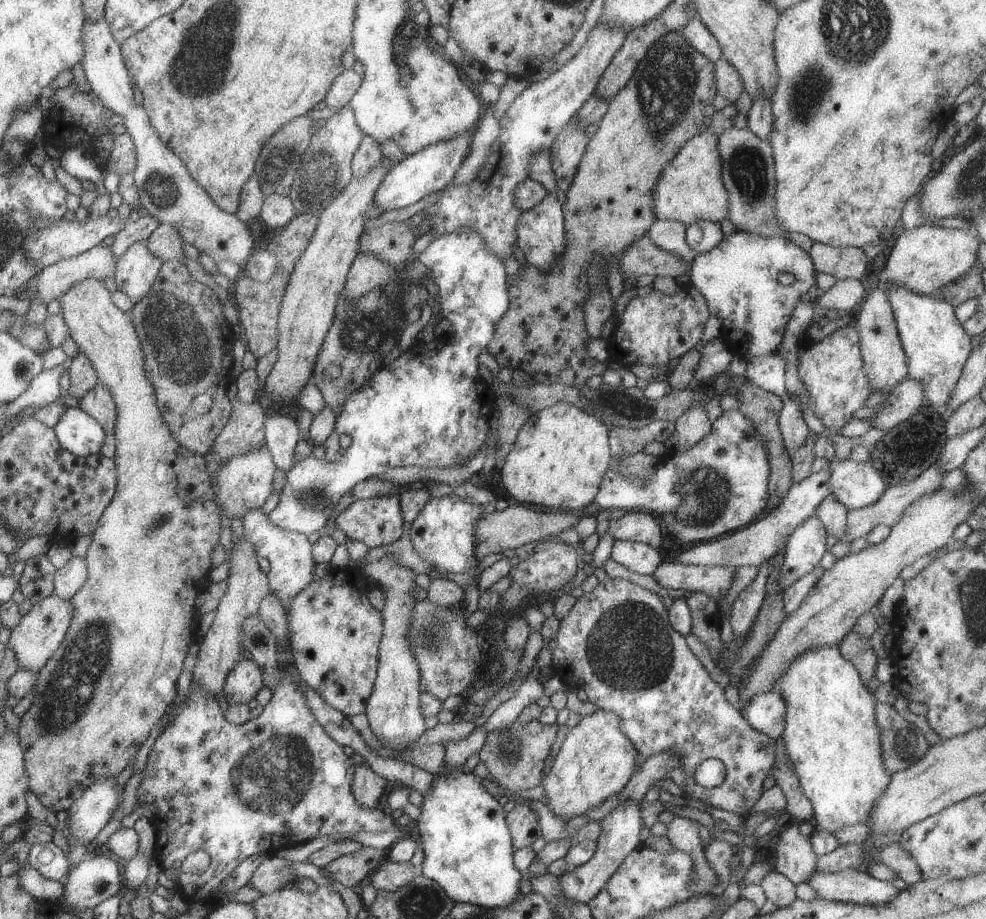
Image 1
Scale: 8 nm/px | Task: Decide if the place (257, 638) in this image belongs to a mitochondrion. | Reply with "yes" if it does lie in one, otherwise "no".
yes

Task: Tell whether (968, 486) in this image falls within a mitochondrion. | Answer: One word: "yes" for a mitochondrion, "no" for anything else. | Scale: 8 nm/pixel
no

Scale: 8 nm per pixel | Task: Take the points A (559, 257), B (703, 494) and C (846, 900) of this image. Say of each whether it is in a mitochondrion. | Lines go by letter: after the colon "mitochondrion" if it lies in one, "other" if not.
A: other
B: mitochondrion
C: other

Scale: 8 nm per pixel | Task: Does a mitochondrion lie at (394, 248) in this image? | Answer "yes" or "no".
no

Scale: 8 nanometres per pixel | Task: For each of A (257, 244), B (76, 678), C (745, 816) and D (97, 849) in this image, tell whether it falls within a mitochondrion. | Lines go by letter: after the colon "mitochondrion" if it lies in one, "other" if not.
A: other
B: mitochondrion
C: other
D: other

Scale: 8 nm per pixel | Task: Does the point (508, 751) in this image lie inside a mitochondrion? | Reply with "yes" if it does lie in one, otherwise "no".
yes

